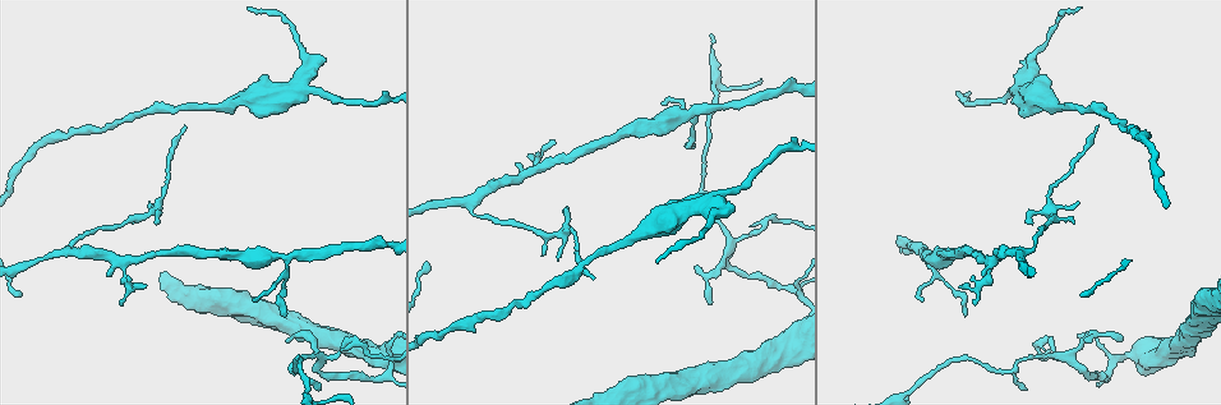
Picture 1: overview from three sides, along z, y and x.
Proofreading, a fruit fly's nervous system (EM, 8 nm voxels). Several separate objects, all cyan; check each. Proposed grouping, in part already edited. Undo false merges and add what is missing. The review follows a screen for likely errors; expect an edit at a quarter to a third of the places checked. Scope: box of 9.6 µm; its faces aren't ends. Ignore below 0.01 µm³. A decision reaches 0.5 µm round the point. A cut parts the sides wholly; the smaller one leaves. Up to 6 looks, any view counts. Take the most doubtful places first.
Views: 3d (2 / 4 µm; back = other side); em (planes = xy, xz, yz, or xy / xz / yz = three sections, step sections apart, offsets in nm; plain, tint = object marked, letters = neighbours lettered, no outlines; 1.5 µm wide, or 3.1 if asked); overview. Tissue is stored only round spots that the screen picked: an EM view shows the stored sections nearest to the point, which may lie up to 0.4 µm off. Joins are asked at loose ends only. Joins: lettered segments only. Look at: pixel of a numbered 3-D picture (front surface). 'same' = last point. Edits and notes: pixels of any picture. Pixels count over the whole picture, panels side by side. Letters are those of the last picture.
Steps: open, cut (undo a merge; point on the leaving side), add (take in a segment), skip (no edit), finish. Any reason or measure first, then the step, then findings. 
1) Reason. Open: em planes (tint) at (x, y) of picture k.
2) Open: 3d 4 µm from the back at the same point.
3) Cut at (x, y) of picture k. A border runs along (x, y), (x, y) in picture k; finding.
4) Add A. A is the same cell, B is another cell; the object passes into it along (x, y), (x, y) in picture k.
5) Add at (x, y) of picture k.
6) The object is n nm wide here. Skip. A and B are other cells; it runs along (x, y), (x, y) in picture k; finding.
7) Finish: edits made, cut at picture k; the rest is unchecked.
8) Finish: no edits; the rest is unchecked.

Two arms in line, one across. Open: em planes (letters) at (985, 259) of picture 1.

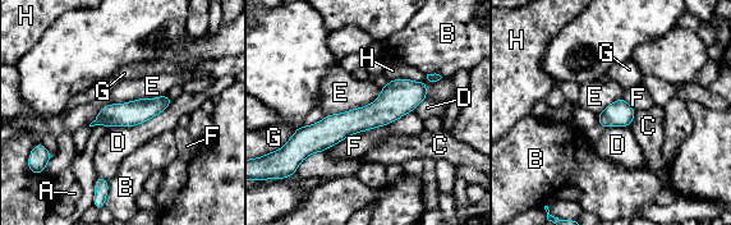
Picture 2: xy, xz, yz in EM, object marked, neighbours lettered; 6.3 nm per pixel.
The object is 160 nm wide here. Skip. A, B, C, D, E, F, G and H are other cells; it runs along (423, 87), (375, 115), (298, 142) in picture 2; all the same neuron.

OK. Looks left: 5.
Open: 3d 4 µm from the back at (1086, 341) of picture 1.

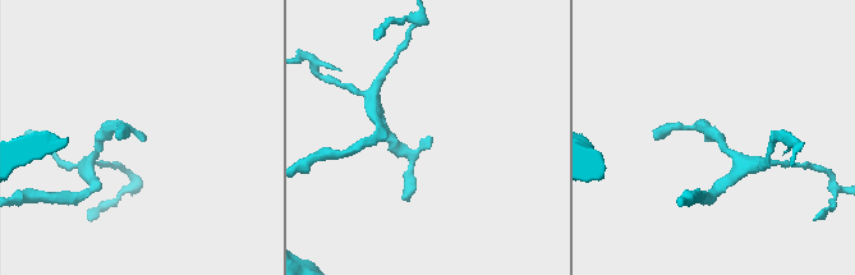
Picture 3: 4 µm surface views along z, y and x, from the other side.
Need the tissue. Open: em planes (letters) at (432, 139) of picture 3.

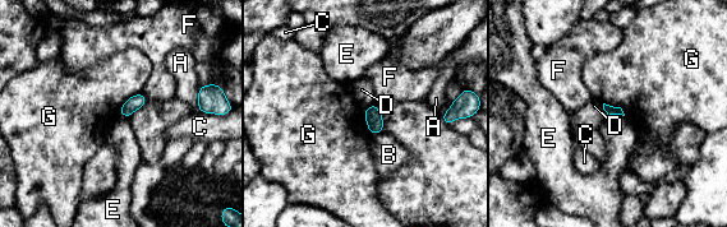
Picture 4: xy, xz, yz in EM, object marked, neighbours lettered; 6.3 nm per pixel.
The longest contact is with G, 200 nm. Skip. A, B, C, D, E, F and G are other cells; none of them fits.

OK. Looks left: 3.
Narrows sharply. Open: 3d 2 µm from the back at (531, 298) of picture 1.

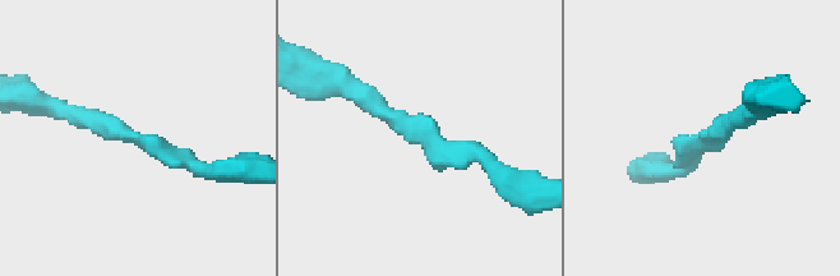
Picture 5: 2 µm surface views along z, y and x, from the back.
The arms are 190, 190 nm wide; need the tissue. Open: em xy step 4 (tint) at (145, 139) of picture 5.

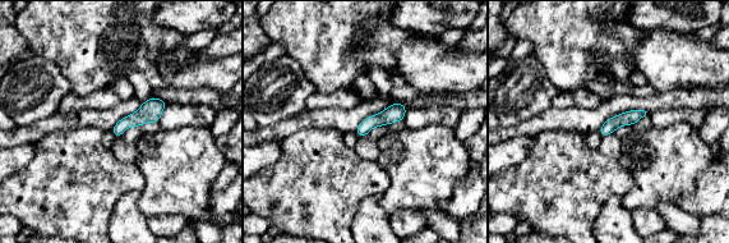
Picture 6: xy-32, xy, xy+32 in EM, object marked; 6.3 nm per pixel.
Open: em planes (letters) at the same point.

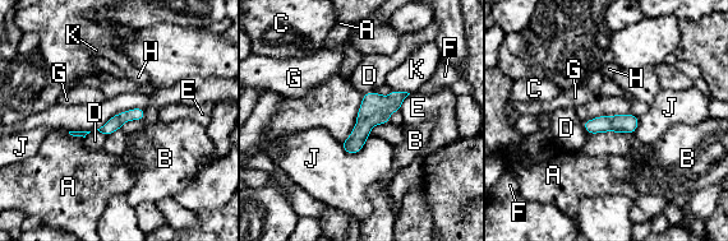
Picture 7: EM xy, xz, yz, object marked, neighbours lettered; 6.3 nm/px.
Skip. A, B, C, D, E, F, G, H, J and K are other cells; it runs along (402, 94), (386, 105), (346, 147) in picture 7; one neuron here.

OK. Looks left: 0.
Finish: no edits; the rest is unchecked.

